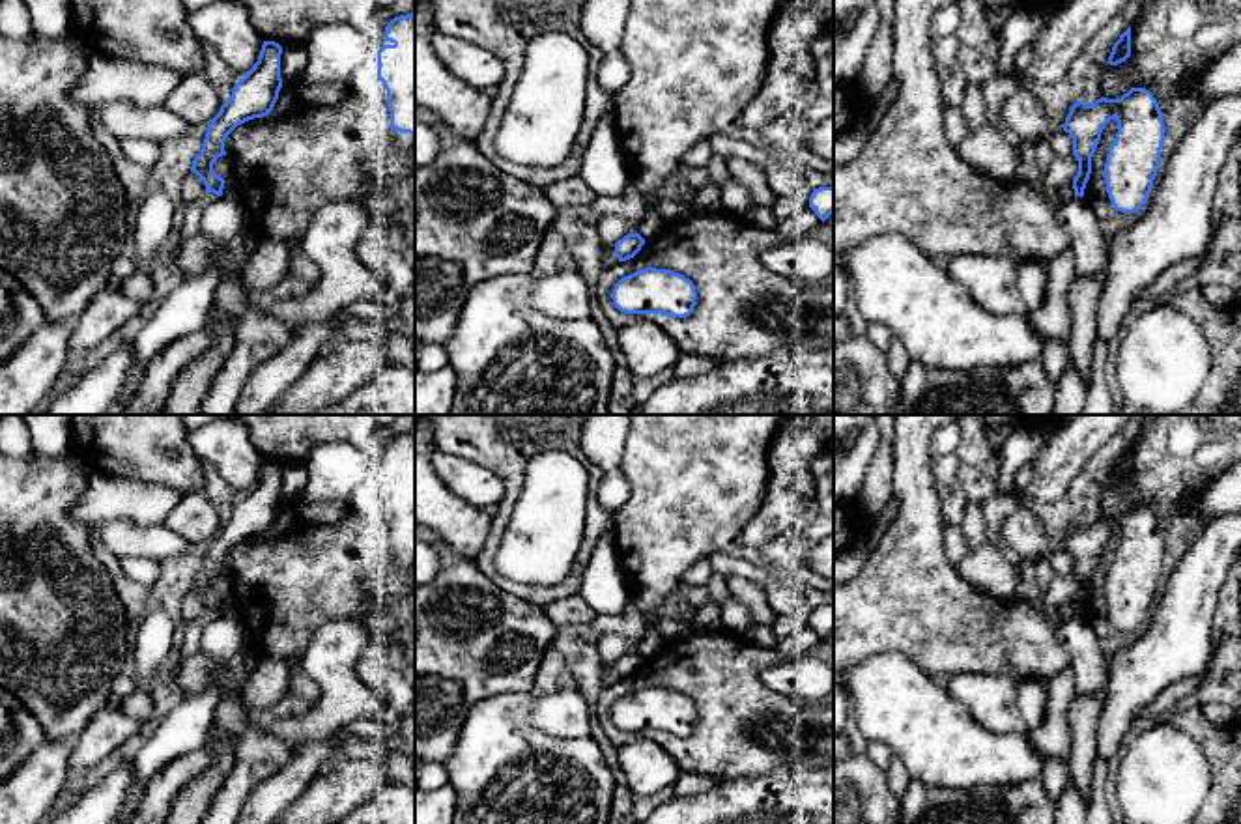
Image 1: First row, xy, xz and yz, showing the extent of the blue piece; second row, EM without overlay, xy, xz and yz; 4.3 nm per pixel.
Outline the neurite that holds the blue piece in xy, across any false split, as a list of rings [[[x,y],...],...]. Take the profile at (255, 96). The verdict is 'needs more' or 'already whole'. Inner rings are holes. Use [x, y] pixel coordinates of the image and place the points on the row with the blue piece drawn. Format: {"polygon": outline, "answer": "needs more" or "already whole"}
{"polygon": [[[264,41],[258,62],[234,86],[230,99],[207,125],[200,153],[194,157],[191,172],[206,185],[206,192],[222,196],[224,179],[215,174],[213,163],[226,155],[224,140],[241,123],[267,116],[282,88],[280,78],[282,47],[275,41]]], "answer": "already whole"}

